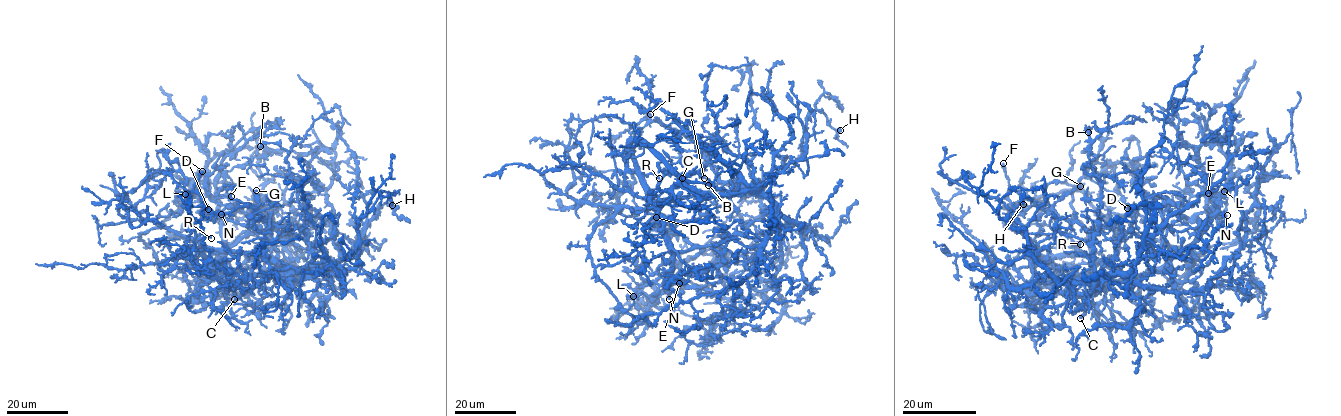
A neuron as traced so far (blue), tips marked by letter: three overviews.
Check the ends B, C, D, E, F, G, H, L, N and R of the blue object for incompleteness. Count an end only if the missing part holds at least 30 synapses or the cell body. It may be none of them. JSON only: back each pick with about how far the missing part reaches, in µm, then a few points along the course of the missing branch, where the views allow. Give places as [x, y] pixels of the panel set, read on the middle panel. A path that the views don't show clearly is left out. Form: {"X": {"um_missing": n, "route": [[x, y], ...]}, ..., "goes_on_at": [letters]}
{"C": {"um_missing": 60, "route": [[682, 178], [667, 145], [674, 136], [675, 126], [696, 107], [718, 104], [740, 85]]}, "N": {"um_missing": 20, "route": [[669, 299], [673, 311], [698, 300]]}, "R": {"um_missing": 25, "route": [[659, 178], [666, 179], [685, 166], [713, 168], [720, 164]]}, "goes_on_at": ["C", "N", "R"]}

